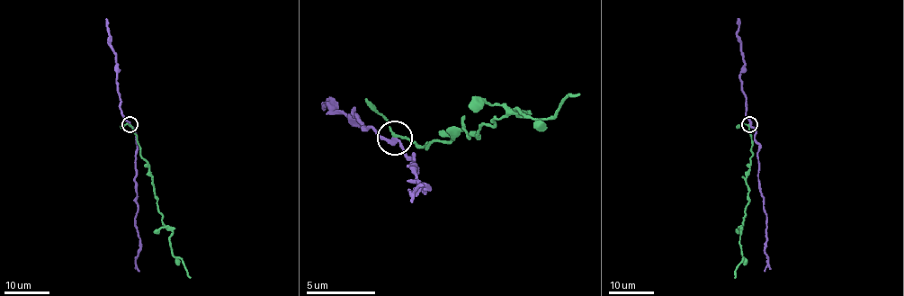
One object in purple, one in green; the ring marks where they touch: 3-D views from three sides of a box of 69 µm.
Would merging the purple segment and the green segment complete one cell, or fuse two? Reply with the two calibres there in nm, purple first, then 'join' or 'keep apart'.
260 nm thick on the purple side, 160 nm on the other; keep apart

